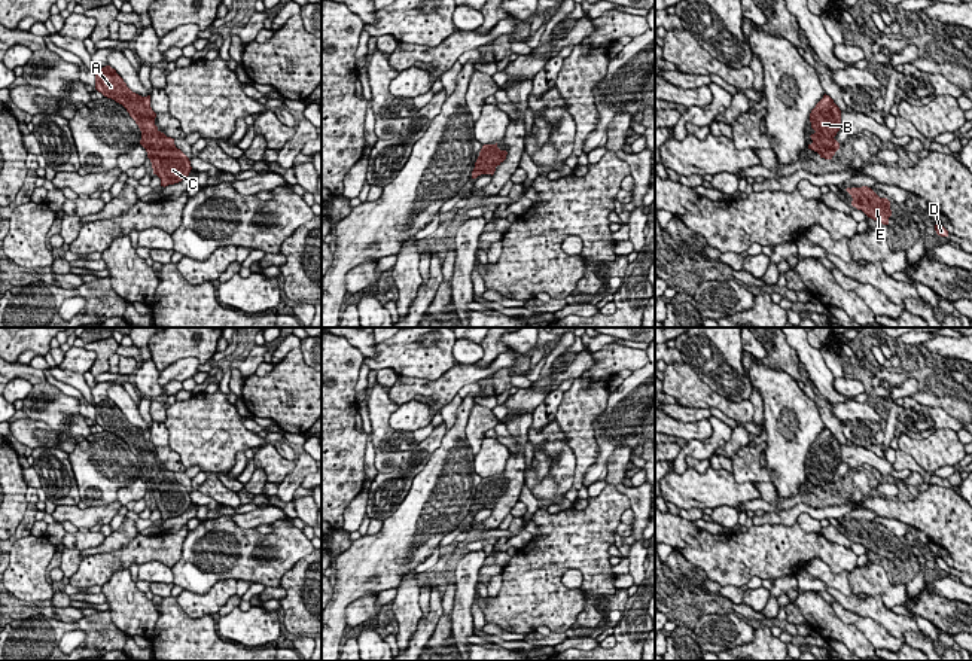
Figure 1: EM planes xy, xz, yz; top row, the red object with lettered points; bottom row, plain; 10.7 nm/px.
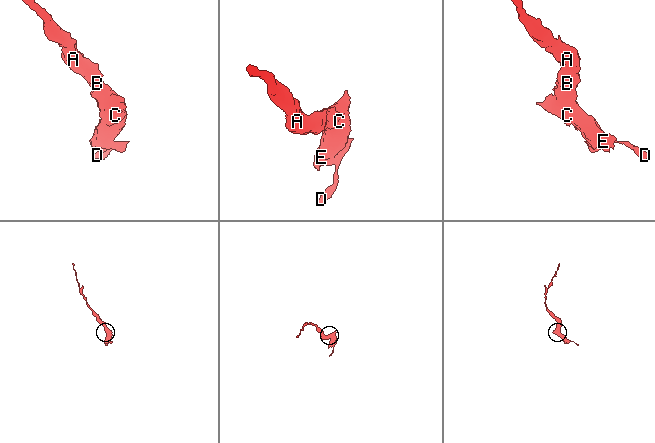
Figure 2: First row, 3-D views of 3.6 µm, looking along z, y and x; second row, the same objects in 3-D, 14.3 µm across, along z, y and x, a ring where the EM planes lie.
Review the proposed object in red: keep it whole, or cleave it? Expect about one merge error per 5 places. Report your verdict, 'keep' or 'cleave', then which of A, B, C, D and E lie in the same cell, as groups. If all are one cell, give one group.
keep; A B C D E

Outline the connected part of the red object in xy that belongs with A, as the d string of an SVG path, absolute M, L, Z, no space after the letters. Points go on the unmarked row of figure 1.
M110 399L95 405L95 423L122 438L135 454L141 464L140 478L146 482L161 520L179 517L189 509L192 503L189 491L176 481L174 472L167 470L155 459L156 447L150 441L150 429L132 426Z

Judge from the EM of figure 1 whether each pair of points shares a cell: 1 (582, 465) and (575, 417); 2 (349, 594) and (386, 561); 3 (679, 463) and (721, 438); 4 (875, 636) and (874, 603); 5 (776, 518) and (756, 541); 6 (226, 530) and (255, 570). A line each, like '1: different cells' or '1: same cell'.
1: same cell
2: same cell
3: same cell
4: different cells
5: different cells
6: same cell

